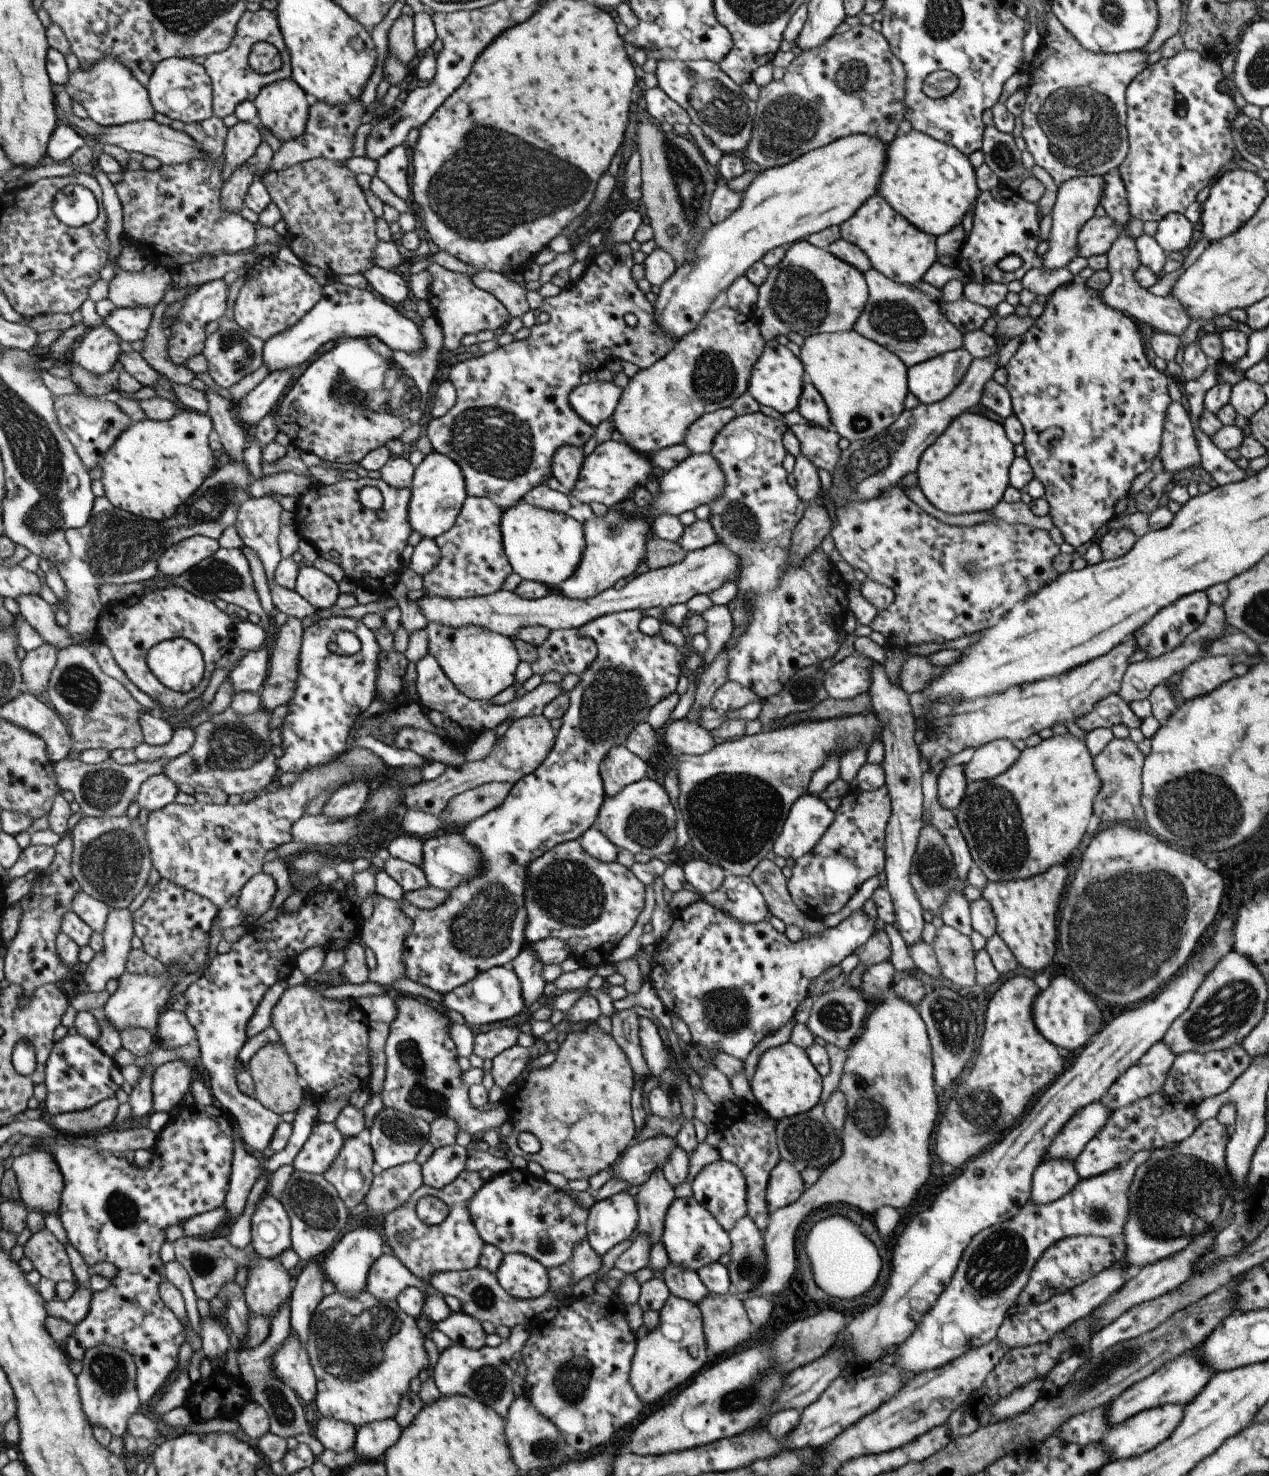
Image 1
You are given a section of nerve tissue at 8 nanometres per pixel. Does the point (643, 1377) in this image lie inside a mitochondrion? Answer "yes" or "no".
no

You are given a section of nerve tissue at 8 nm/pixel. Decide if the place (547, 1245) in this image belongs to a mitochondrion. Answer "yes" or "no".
yes

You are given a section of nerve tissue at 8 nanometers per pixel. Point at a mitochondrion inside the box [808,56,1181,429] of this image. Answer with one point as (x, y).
(1079, 126)

